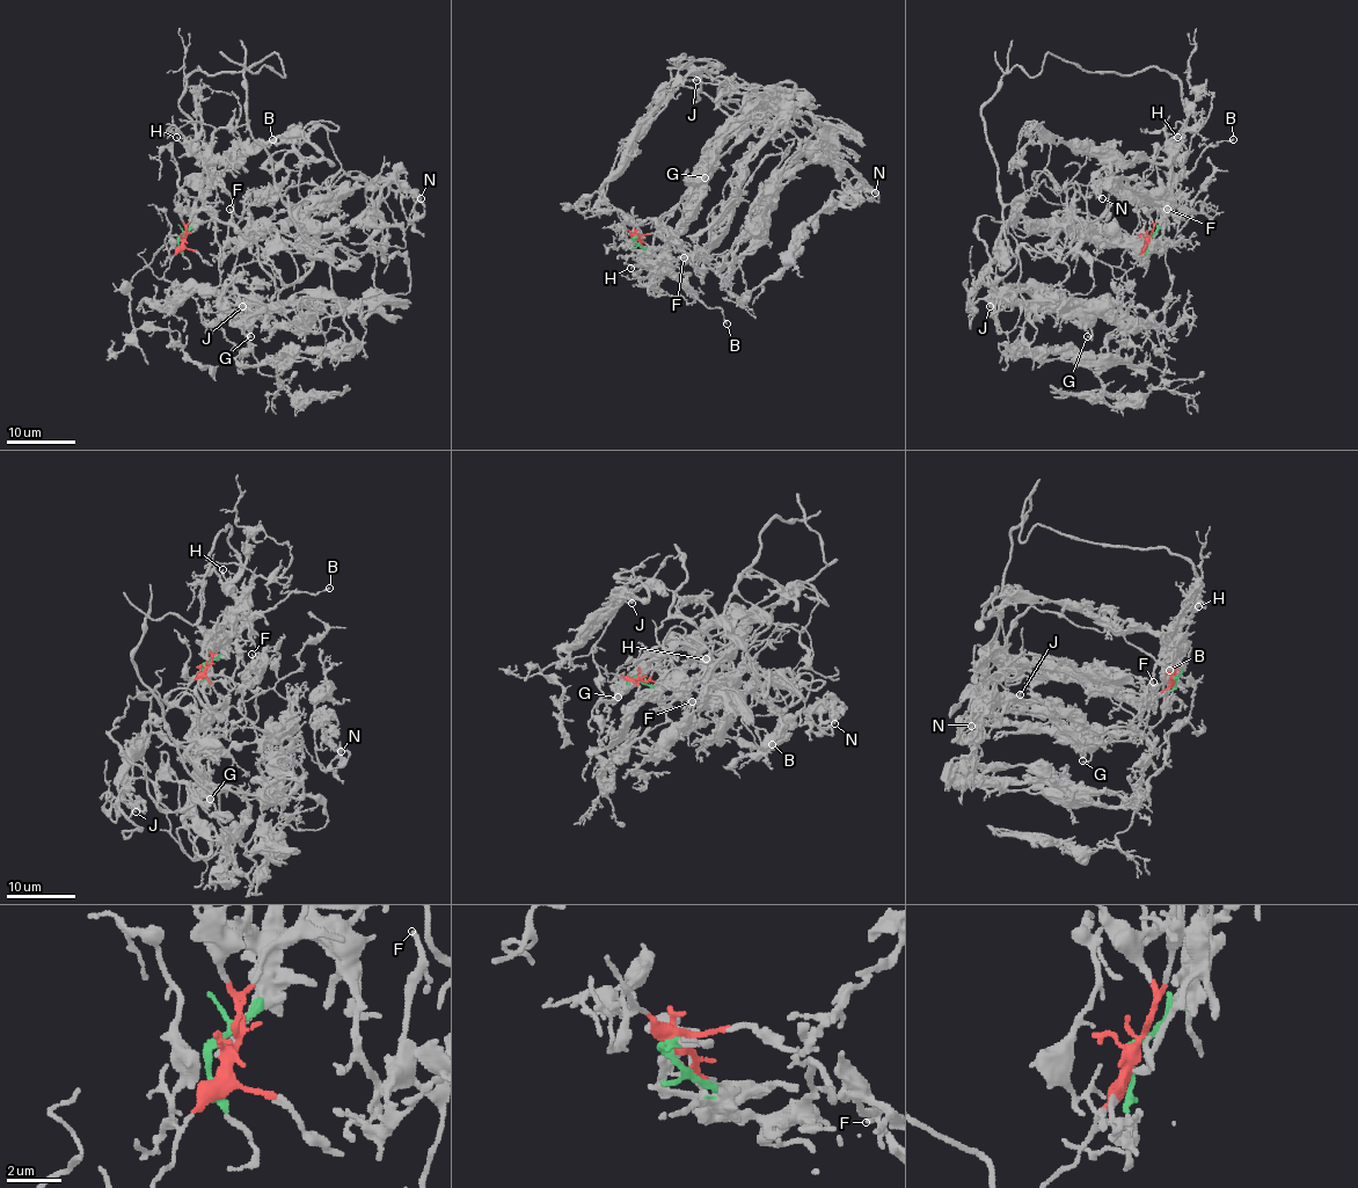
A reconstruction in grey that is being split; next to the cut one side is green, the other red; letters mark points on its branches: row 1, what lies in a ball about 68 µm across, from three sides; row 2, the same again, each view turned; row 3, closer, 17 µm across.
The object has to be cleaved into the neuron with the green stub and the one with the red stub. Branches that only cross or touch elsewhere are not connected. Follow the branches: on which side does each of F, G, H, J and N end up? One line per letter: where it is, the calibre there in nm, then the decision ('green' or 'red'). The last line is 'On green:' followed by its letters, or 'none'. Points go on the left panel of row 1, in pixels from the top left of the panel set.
F: place (230, 209); calibre 170 nm; red
G: place (250, 336); calibre 240 nm; red
H: place (176, 137); calibre 160 nm; green
J: place (242, 306); calibre 180 nm; red
N: place (421, 198); calibre 260 nm; red
On green: H

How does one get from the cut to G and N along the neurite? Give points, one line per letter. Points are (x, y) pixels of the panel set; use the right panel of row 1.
G: (1148, 239), (1146, 249), (1121, 279), (1134, 297), (1124, 312), (1105, 311), (1095, 319), (1092, 334), (1087, 336)
N: (1148, 239), (1121, 278), (1136, 321), (1178, 247), (1080, 230), (1071, 204), (1099, 230), (1102, 199)

